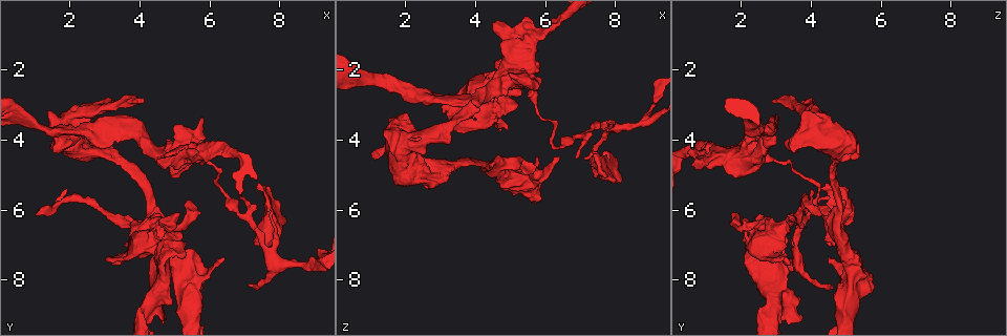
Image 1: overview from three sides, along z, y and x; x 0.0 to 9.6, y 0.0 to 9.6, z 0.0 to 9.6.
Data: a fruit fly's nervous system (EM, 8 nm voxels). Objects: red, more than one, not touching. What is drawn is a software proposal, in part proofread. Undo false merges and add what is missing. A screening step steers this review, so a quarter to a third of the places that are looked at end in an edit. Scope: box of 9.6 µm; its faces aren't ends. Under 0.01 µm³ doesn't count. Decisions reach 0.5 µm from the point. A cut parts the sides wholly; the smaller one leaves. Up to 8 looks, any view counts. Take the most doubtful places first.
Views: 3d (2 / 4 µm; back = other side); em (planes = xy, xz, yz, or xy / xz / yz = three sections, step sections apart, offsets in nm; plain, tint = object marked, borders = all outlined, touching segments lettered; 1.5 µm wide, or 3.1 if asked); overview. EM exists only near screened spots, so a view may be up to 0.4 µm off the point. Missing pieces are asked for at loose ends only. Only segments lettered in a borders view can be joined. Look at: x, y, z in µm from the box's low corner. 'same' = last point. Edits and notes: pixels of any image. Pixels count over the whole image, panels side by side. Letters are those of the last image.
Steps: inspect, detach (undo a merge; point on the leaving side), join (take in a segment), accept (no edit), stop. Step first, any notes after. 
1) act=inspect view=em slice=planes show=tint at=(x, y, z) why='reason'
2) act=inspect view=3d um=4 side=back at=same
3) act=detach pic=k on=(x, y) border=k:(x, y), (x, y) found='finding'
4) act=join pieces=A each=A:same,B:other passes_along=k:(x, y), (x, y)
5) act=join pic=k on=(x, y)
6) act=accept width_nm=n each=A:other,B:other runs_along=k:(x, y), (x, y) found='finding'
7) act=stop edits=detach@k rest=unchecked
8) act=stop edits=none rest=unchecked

act=inspect view=3d um=4 at=(4.15, 2.85, 3.10) why='branch stops here'

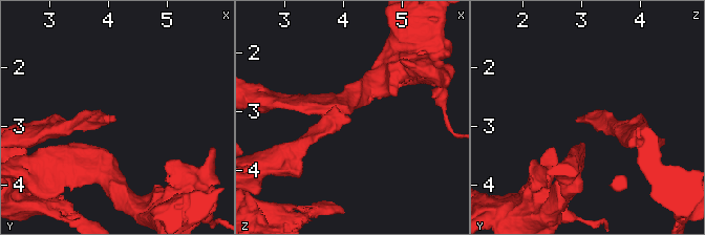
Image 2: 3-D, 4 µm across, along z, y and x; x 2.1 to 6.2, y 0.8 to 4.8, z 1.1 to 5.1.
act=inspect view=em slice=planes show=borders at=(4.10, 2.85, 3.15)

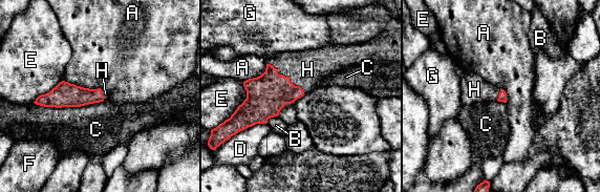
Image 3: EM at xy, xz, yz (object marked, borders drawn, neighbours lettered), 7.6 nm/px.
act=join pieces=H longest_contact=C:550nm each=A:other,B:other,C:other,D:other,E:other,F:other,G:other,H:same passes_along=3:(266, 94), (286, 77), (307, 69) found='the neuron continues'

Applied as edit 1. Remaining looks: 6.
act=inspect view=overview

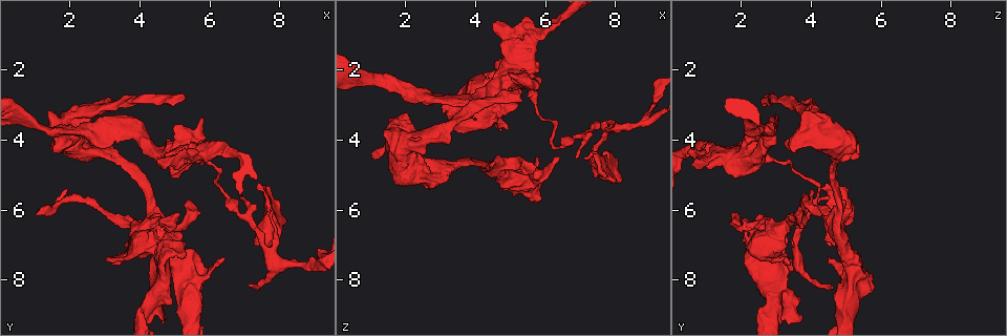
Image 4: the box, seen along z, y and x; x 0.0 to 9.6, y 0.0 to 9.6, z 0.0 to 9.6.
act=inspect view=3d um=2 at=(5.25, 7.35, 2.15) why='an open end'

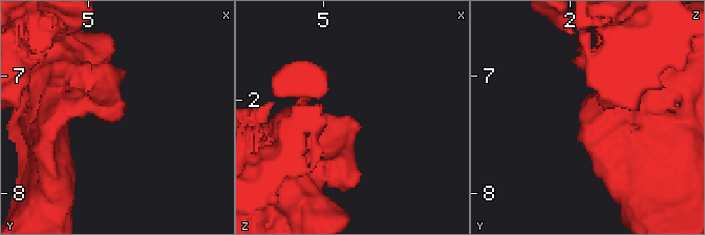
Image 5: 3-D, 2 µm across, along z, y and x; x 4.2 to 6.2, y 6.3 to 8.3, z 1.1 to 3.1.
act=inspect view=em slice=planes show=borders at=(5.20, 7.36, 2.18)

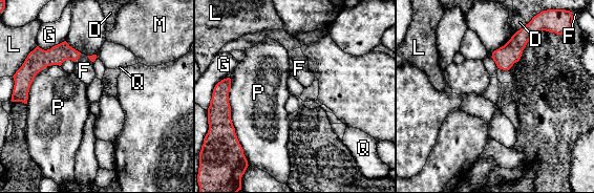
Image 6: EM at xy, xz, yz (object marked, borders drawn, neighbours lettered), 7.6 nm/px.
act=accept each=D:other,F:other,G:other,L:other,M:other,P:other,Q:other found='no lettered segment goes on from it'

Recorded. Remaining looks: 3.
act=inspect view=3d um=4 at=(3.05, 7.45, 3.15) why='branch stops here'

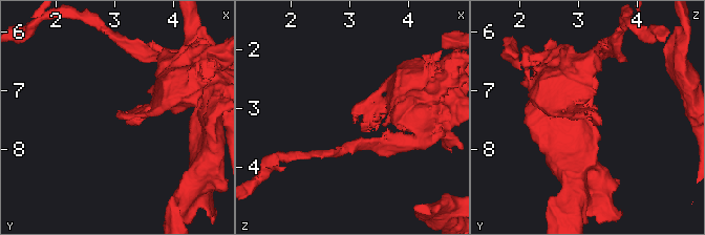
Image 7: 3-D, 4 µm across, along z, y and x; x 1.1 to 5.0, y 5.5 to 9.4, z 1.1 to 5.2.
act=inspect view=em slice=planes show=borders at=(3.05, 7.45, 3.10) why='shape alone is not enough'

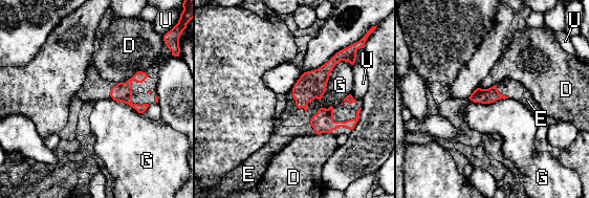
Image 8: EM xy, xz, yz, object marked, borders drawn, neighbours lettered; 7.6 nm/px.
act=join pieces=E each=D:other,E:same,G:other,U:other passes_along=8:(323, 122), (313, 129), (282, 136) found='it goes on there'

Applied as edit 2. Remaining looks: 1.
act=stop edits=join@3,join@8 rest=unchecked

